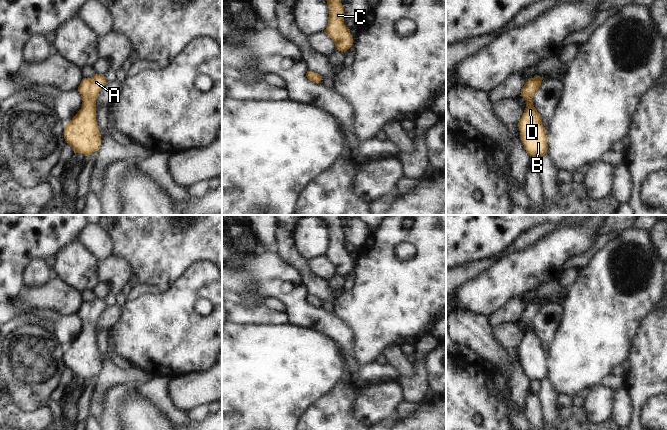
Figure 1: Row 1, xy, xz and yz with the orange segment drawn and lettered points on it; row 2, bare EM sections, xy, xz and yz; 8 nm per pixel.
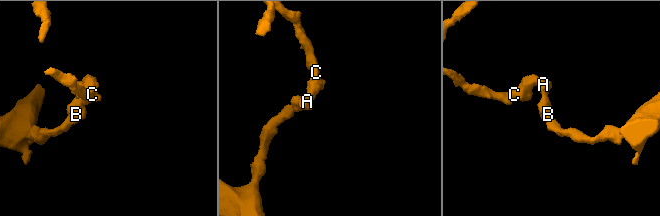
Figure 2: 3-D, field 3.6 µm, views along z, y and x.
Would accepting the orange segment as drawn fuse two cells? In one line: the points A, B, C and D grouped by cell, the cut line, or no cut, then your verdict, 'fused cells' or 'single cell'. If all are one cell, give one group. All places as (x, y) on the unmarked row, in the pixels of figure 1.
A B C D; no cut; single cell

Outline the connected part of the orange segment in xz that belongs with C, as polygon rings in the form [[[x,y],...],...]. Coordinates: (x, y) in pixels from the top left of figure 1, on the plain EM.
[[[320,215],[329,232],[328,250],[325,257],[334,265],[338,275],[346,276],[353,269],[350,253],[344,248],[344,232],[339,215]]]

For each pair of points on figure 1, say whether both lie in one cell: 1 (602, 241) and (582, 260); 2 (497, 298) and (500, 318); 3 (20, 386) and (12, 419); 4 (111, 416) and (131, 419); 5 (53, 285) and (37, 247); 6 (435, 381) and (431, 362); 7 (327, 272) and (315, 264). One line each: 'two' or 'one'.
1: one
2: two
3: two
4: two
5: two
6: one
7: one

